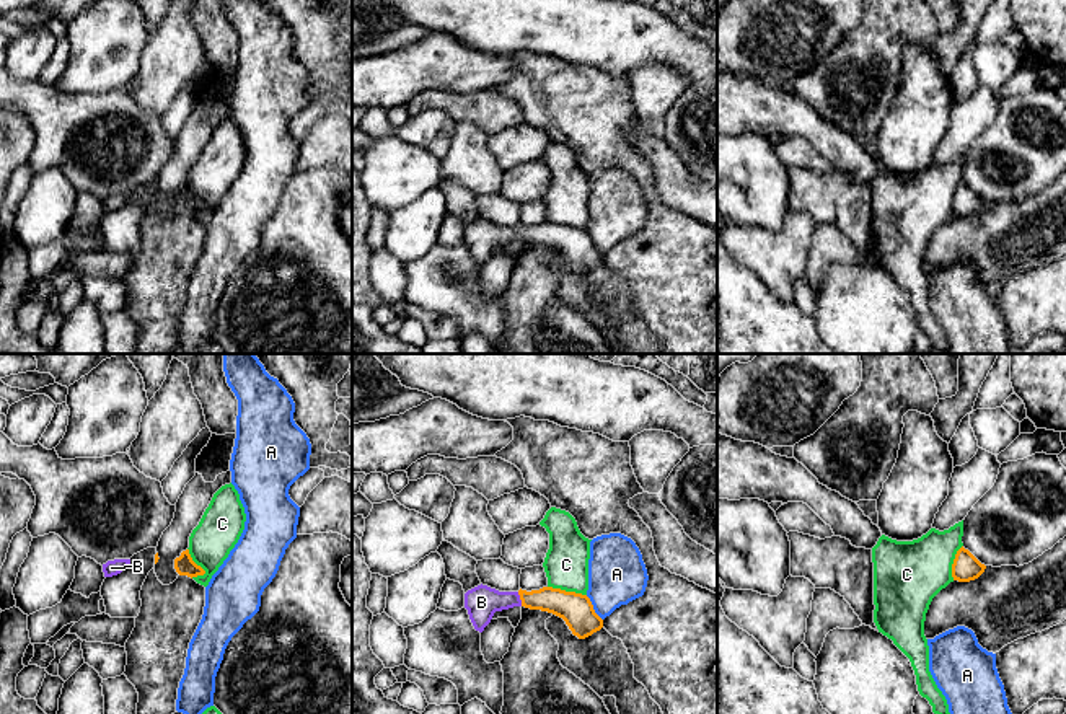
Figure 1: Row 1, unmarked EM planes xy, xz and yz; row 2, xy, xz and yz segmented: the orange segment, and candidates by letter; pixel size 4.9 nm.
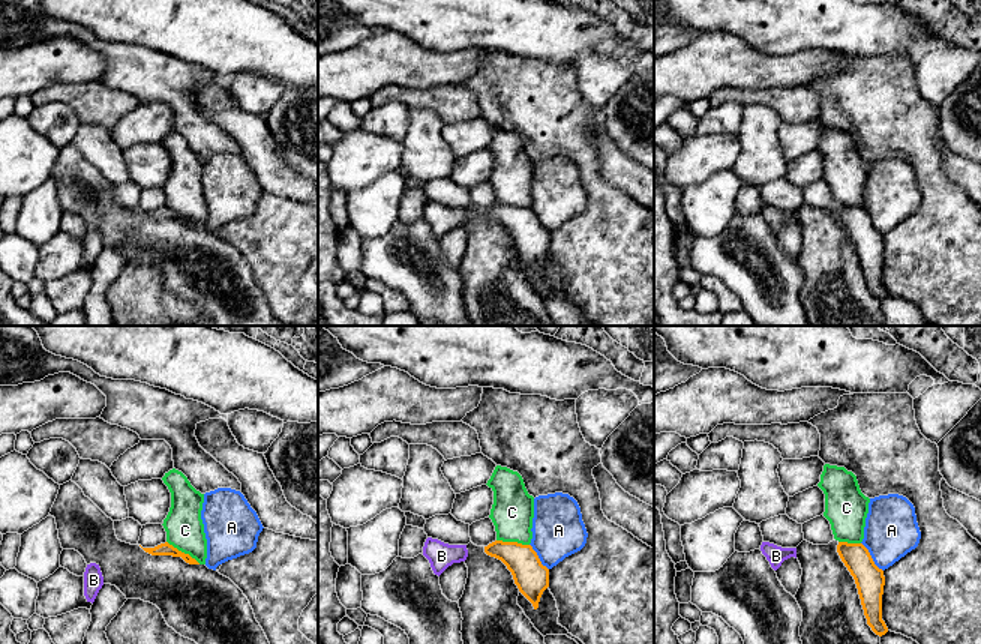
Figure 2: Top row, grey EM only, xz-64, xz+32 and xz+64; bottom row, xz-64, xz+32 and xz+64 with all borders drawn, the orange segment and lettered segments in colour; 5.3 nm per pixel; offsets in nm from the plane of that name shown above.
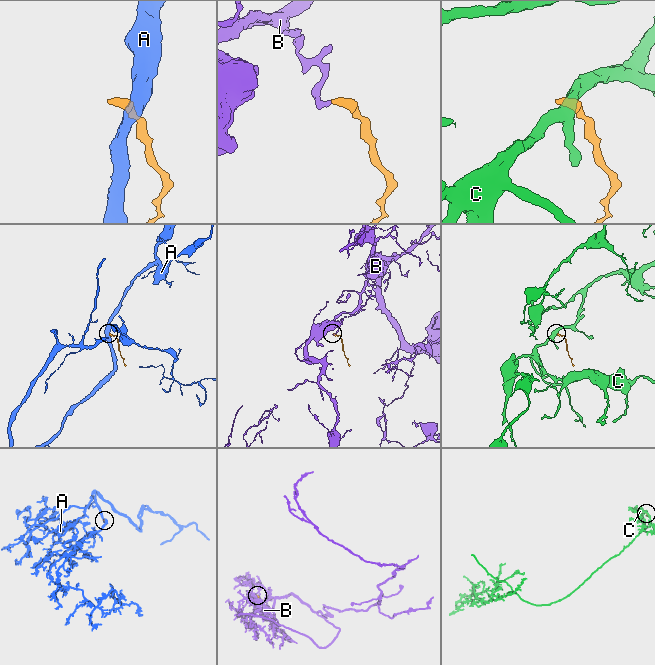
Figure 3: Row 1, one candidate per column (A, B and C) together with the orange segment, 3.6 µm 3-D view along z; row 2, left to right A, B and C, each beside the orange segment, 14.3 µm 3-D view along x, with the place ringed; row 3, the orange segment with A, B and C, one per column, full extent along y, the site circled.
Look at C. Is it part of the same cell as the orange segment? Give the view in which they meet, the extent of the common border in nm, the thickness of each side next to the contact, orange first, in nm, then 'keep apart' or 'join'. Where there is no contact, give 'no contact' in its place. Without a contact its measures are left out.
xy | 160 nm | 100/220 nm | keep apart

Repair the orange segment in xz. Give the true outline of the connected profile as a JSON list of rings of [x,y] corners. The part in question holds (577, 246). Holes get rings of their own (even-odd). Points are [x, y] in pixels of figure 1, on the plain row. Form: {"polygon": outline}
{"polygon": [[[478,220],[465,228],[465,243],[476,266],[482,267],[496,246],[513,241],[541,245],[566,256],[579,274],[585,274],[603,262],[603,254],[595,248],[587,230],[543,222],[540,225],[499,227]]]}

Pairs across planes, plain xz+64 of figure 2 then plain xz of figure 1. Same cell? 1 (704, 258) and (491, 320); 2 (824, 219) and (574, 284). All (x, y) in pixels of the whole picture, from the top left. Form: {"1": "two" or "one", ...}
{"1": "one", "2": "two"}

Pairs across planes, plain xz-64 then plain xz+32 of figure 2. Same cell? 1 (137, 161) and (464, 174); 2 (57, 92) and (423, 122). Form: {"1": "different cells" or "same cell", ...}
{"1": "same cell", "2": "different cells"}

